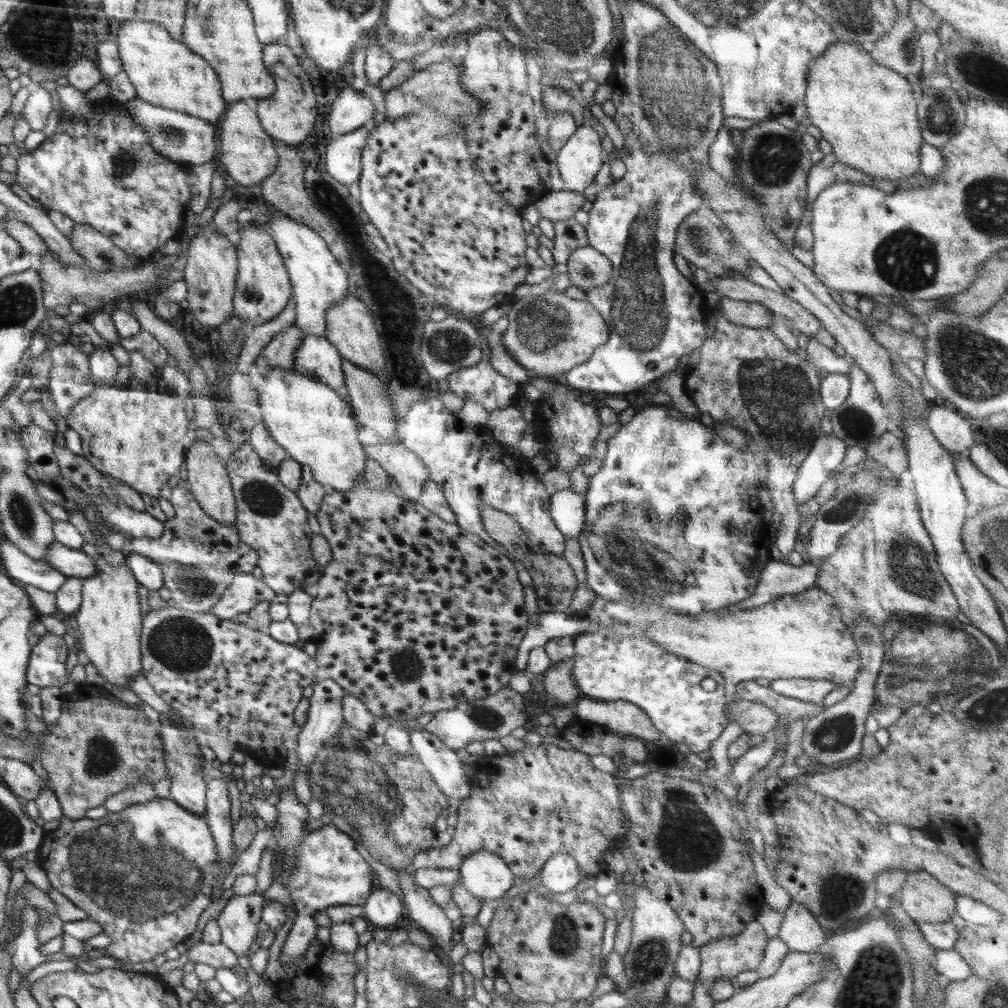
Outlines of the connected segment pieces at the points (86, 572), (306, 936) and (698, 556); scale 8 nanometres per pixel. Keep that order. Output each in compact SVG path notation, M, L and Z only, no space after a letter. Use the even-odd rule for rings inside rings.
M54 542L48 550L45 562L67 577L78 577L83 580L90 575L97 574L97 565L94 559L84 551L68 548L61 542Z
M326 825L315 831L308 832L295 848L296 862L293 871L290 873L286 888L290 892L292 903L296 908L297 917L290 930L280 955L282 965L290 965L299 956L302 956L310 941L315 938L316 924L311 923L311 918L318 911L327 911L327 908L335 905L352 905L363 907L372 892L372 868L368 862L356 851L356 843L350 836L334 825Z
M664 400L664 403L657 401L652 406L637 411L628 424L622 425L618 432L608 440L607 451L602 461L602 468L589 478L584 500L585 523L577 538L584 559L586 583L590 589L606 600L614 602L636 600L646 604L666 606L666 608L683 611L690 615L700 615L700 613L721 609L746 600L754 594L763 568L774 560L770 552L769 524L762 517L765 509L758 499L758 488L766 483L768 460L766 455L763 455L763 450L758 443L747 438L746 450L738 449L725 441L714 429L709 429L702 424L699 419L683 415L672 404L669 403L667 406L667 401ZM684 582L697 582L697 584L684 588ZM644 588L646 590L650 588L652 594L648 594L648 596L640 594L640 592L644 592Z

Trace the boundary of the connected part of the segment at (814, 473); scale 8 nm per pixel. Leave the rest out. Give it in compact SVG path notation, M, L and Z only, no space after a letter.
M833 433L818 437L808 456L800 464L793 493L797 504L804 504L814 499L820 486L830 478L830 472L840 466L846 454L845 442Z

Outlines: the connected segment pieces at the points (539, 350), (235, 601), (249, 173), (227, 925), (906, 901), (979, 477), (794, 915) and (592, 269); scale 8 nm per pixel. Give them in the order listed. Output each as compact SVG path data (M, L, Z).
M546 292L516 299L509 309L509 325L502 333L505 350L531 375L559 380L575 366L585 363L609 337L609 328L595 306L586 300L572 299L565 293Z
M239 572L211 610L220 620L232 620L240 612L252 610L259 602L271 601L277 594L263 579Z
M238 101L229 103L218 121L216 156L218 163L242 186L262 183L274 173L278 156L274 148L274 139L262 128L258 113L252 103Z
M254 892L248 896L234 895L222 908L217 917L221 942L234 954L240 956L253 952L260 935L258 923L261 921L261 913L269 901L263 894Z
M926 871L909 873L898 894L902 909L917 922L955 920L955 897L955 892Z
M965 453L953 458L955 473L961 482L967 502L971 509L999 505L1006 494L996 481L982 474Z
M791 902L784 915L777 937L790 951L812 953L825 942L828 933L802 904Z
M590 245L573 250L567 267L572 284L583 292L608 283L613 269L610 260Z

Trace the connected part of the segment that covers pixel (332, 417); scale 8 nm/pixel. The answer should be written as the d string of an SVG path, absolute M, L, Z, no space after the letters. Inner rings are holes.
M275 366L270 368L264 376L262 387L258 390L262 424L267 432L288 454L288 458L300 460L306 464L314 480L320 484L329 484L338 491L353 490L355 485L361 485L361 475L365 471L367 454L365 446L358 440L358 425L355 422L354 410L340 395L322 381L312 380L307 376Z

